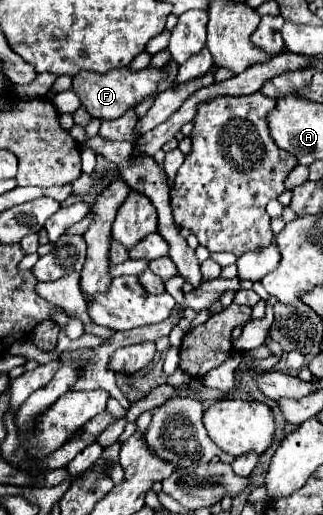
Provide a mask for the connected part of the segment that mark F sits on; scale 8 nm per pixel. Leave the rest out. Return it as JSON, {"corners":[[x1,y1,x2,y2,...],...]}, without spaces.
{"corners":[[114,68,106,74,80,72,72,80,72,90,80,98,80,104,82,104,82,108,86,108,90,118,114,120,114,118,122,116,126,110,130,110,132,106,136,106,138,102,142,102,144,98,148,98,150,94,154,94,154,90,162,78,164,78,164,72,154,70,154,68,144,68,138,72,130,72,128,68]]}

